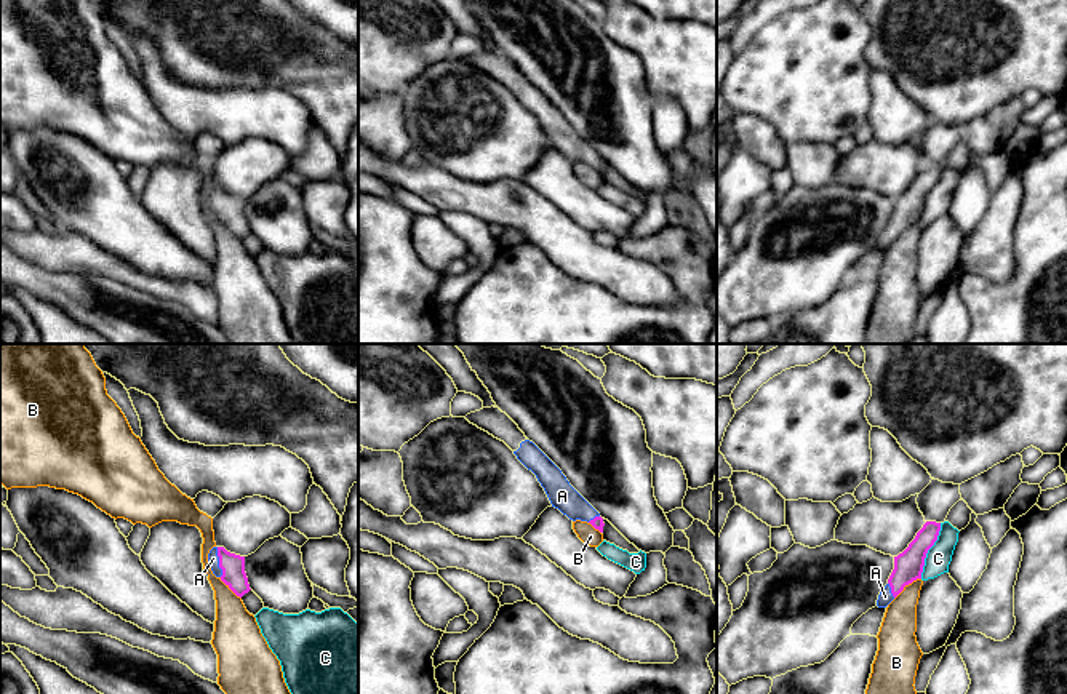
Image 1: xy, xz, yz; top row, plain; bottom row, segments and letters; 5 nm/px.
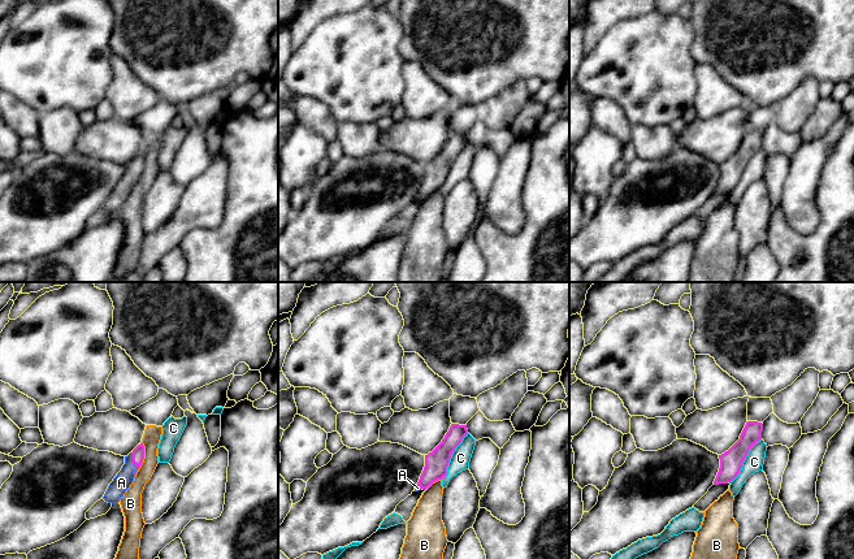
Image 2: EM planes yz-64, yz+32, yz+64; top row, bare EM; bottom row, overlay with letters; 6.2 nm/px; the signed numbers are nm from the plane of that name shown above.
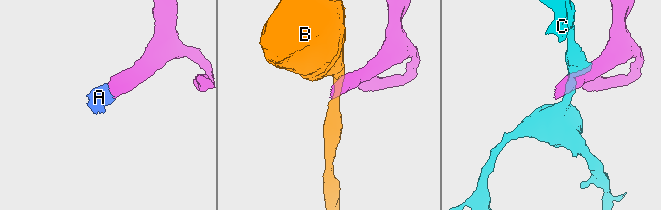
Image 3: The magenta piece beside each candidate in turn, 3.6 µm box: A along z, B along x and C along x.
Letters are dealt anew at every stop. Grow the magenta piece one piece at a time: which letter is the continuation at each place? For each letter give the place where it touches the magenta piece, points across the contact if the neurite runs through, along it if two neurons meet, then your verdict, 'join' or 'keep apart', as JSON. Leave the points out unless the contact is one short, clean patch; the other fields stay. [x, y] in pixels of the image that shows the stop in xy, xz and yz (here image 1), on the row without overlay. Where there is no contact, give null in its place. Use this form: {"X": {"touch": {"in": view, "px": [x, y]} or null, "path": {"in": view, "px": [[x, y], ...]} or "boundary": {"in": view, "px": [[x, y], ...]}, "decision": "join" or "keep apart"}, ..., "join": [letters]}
{"A": {"touch": {"in": "xy", "px": [219, 203]}, "path": {"in": "xy", "px": [[232, 207], [219, 203], [213, 200]]}, "decision": "join"}, "B": {"touch": {"in": "yz", "px": [906, 226]}, "boundary": {"in": "yz", "px": [[920, 219], [909, 224], [895, 240]]}, "decision": "keep apart"}, "C": {"touch": {"in": "yz", "px": [928, 191]}, "boundary": {"in": "yz", "px": [[941, 165], [938, 181], [927, 195], [920, 219]]}, "decision": "keep apart"}, "join": ["A"]}

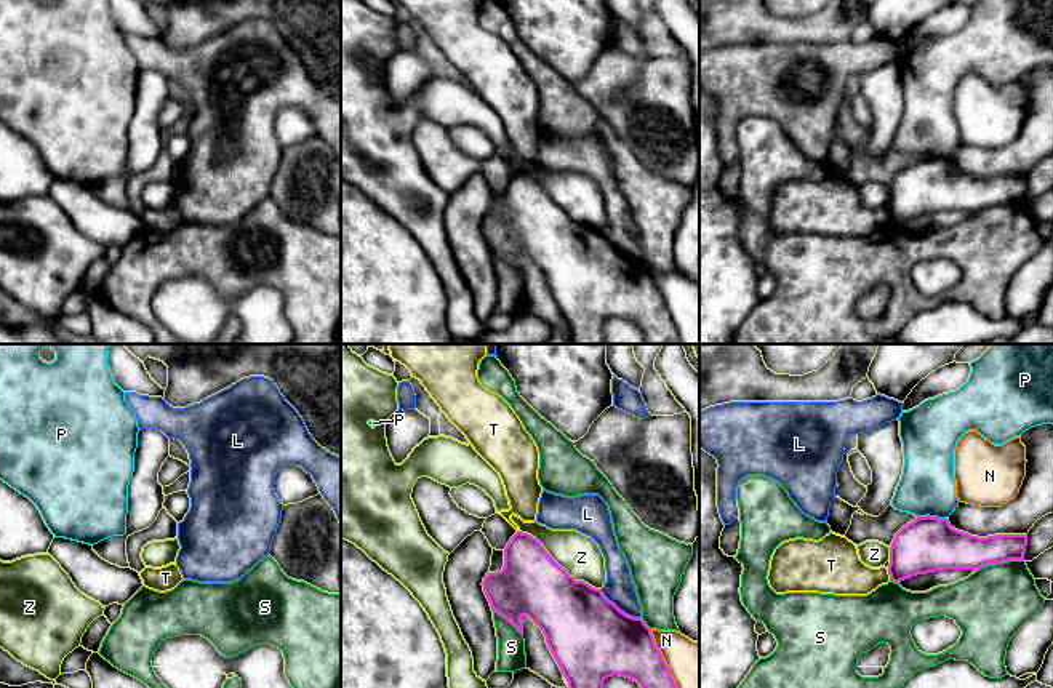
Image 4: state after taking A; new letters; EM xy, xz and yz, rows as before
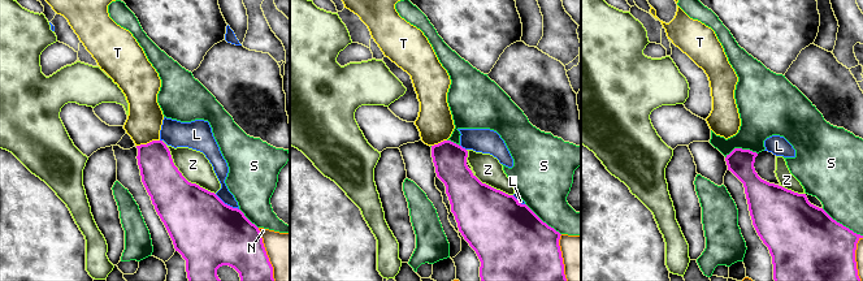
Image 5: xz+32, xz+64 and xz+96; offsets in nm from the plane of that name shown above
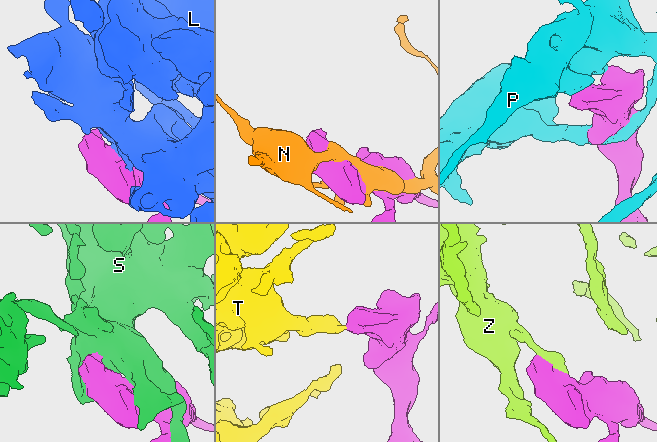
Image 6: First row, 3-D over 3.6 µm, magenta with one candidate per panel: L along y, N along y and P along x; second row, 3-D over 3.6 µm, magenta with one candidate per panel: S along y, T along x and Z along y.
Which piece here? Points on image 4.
{"L": {"touch": {"in": "xz", "px": [618, 250]}, "decision": "keep apart"}, "N": {"touch": {"in": "xz", "px": [666, 308]}, "decision": "keep apart"}, "P": {"touch": {"in": "yz", "px": [932, 159]}, "decision": "keep apart"}, "S": {"touch": {"in": "yz", "px": [999, 204]}, "decision": "keep apart"}, "T": {"touch": {"in": "yz", "px": [888, 215]}, "boundary": {"in": "yz", "px": [[887, 210], [890, 221]]}, "decision": "keep apart"}, "Z": {"touch": {"in": "xz", "px": [557, 205]}, "decision": "keep apart"}, "join": []}

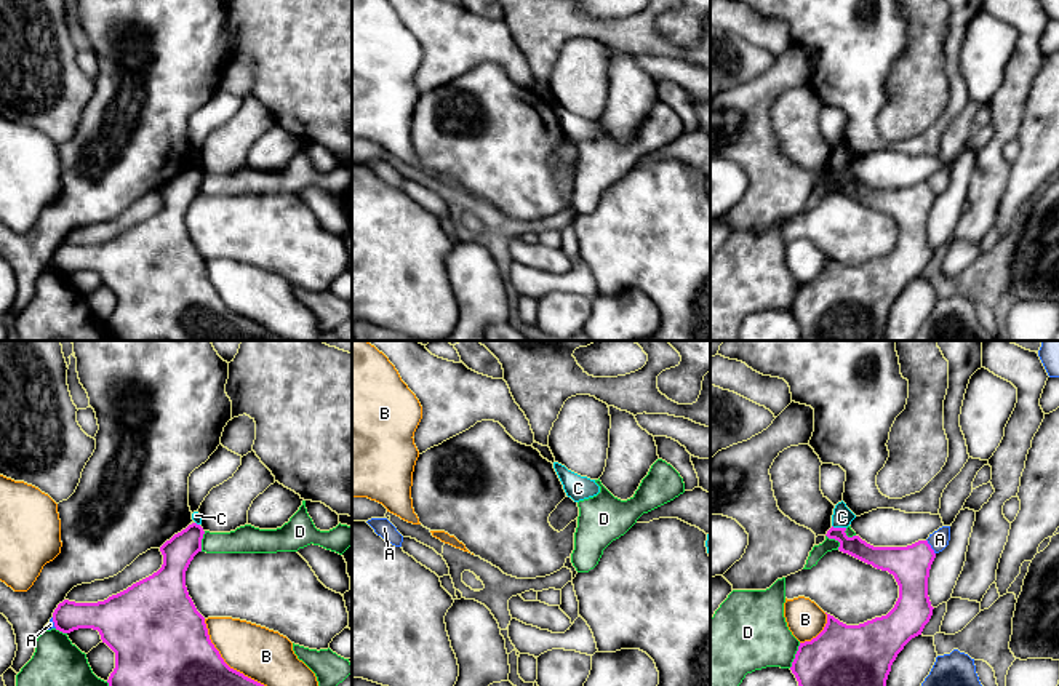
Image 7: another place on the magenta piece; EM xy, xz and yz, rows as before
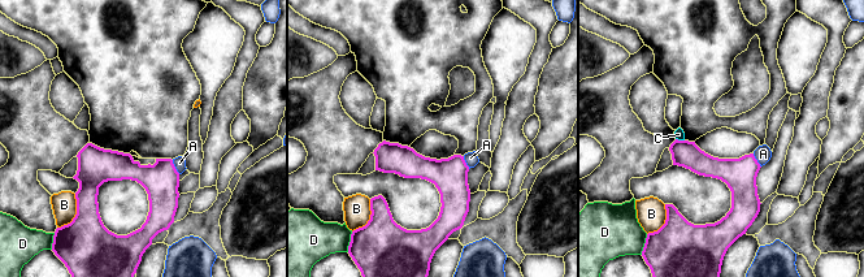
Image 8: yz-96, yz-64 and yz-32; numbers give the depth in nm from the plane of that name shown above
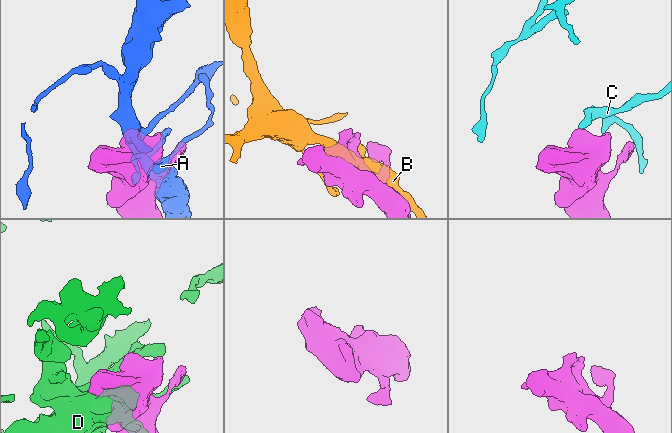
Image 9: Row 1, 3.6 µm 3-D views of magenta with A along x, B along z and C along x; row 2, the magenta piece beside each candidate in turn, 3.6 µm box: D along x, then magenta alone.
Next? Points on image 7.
{"A": {"touch": {"in": "yz", "px": [930, 189]}, "decision": "keep apart"}, "B": {"touch": {"in": "xy", "px": [235, 312]}, "decision": "keep apart"}, "C": {"touch": {"in": "yz", "px": [839, 170]}, "boundary": {"in": "yz", "px": [[832, 167], [845, 170]]}, "decision": "keep apart"}, "D": {"touch": {"in": "yz", "px": [795, 298]}, "decision": "keep apart"}, "join": []}

